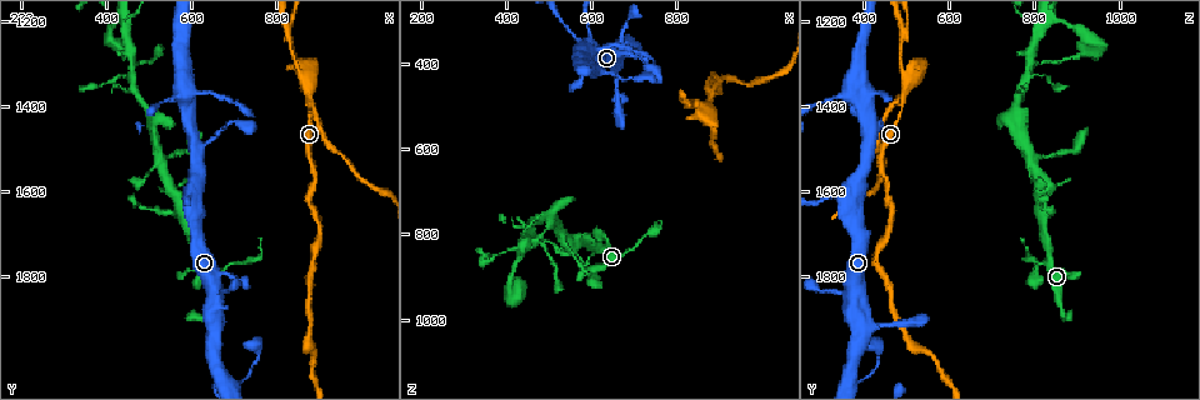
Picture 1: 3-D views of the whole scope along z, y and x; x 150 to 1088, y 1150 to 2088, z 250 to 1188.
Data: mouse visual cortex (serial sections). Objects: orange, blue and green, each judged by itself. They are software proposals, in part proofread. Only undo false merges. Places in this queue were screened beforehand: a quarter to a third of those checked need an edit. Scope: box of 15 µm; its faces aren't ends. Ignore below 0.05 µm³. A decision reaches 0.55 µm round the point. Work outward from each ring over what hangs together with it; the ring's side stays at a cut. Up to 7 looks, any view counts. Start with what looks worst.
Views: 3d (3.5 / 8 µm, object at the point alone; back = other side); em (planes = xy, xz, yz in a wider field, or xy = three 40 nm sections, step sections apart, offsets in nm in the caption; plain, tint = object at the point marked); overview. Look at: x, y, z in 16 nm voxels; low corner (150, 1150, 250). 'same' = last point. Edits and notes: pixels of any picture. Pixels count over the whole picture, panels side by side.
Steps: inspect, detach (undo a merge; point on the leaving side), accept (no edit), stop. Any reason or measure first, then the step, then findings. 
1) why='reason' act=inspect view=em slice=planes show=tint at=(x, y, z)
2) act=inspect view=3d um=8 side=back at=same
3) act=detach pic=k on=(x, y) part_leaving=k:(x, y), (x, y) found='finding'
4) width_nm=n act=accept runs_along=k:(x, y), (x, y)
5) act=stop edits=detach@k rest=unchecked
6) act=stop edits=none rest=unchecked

why='three arms meet' act=inspect view=3d um=3.5 at=(880, 1385, 485)

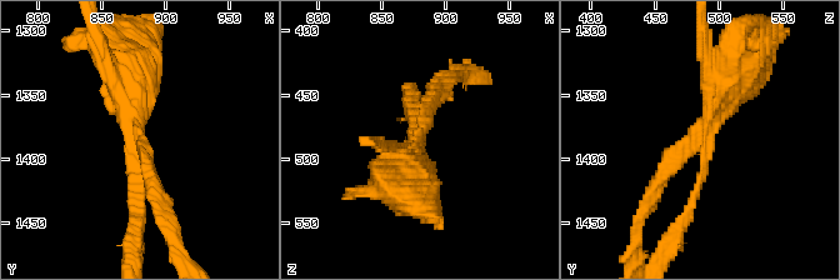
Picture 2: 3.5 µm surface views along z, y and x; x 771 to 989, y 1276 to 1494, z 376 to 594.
arms=3 arm_widths_nm=150,200,450 why='shape alone is not enough' act=inspect view=em slice=planes show=plain at=(880, 1382, 488)

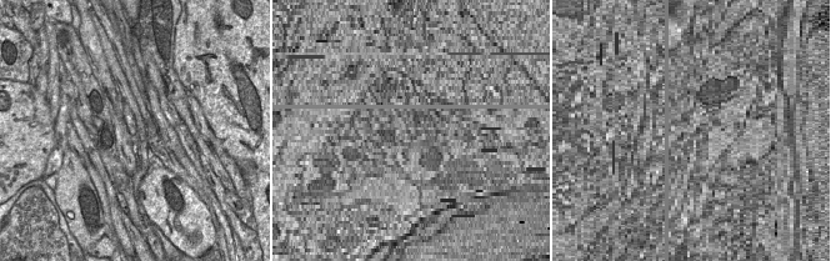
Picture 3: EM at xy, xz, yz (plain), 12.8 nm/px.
act=inspect view=em slice=planes show=tint at=same

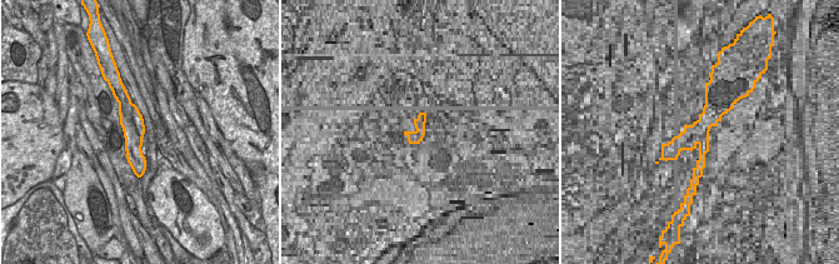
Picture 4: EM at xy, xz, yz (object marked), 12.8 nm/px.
act=detach pic=2 on=(374, 190) found='a second cell is stuck on'

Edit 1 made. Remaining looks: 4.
why='a fork' act=inspect view=em slice=xy step=3 show=tint at=(825, 1220, 490)

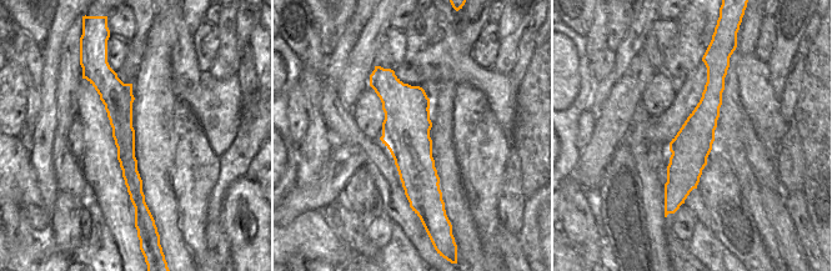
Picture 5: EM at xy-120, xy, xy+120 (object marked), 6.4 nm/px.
act=inspect view=3d um=3.5 at=same

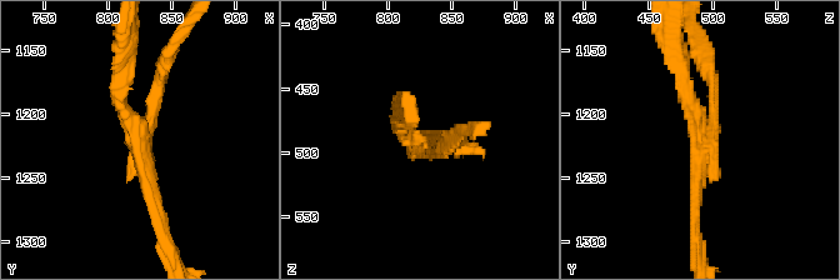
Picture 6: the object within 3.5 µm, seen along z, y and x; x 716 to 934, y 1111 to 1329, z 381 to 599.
arms=3 arm_widths_nm=150,150,200 act=detach pic=6 on=(710, 79) border=5:(427, 109), (382, 135) found='a second cell is stuck on'

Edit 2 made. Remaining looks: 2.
act=inspect view=3d um=3.5 at=(465, 1300, 790)

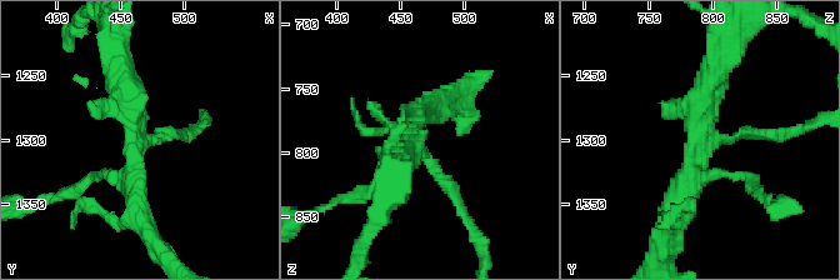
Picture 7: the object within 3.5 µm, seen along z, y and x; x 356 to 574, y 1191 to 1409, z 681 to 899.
act=inspect view=em slice=xy step=3 show=tint at=(460, 1302, 788)

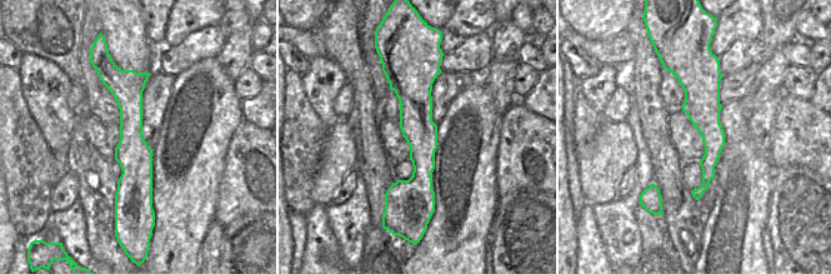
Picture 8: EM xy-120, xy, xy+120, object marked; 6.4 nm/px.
act=accept found='continuous, no second cell'

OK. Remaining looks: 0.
act=stop edits=detach@2,detach@6 rest=unchecked

